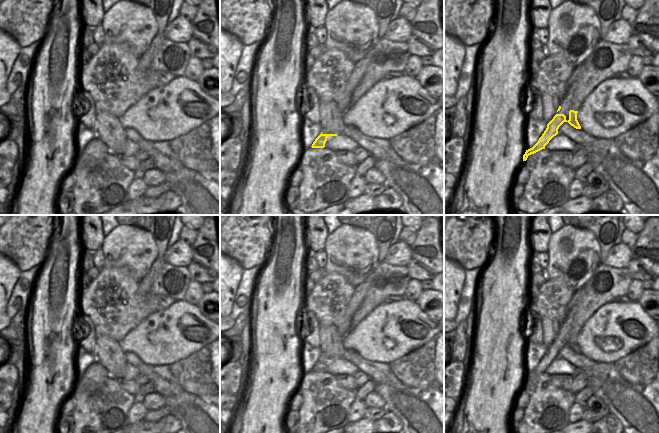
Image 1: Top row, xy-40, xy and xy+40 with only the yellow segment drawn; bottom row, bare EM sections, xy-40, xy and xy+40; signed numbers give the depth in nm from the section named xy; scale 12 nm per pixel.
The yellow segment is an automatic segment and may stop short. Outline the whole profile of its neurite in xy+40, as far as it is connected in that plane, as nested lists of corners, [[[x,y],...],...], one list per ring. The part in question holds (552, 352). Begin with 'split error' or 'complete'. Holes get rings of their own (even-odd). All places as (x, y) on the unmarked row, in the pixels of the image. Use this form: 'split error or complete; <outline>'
complete; [[[570,334],[568,345],[566,344],[566,340],[564,338],[556,338],[547,348],[547,352],[539,362],[538,366],[532,372],[526,374],[523,379],[523,385],[526,385],[529,379],[545,373],[545,370],[549,367],[549,365],[558,358],[558,353],[564,346],[568,346],[576,353],[581,353],[581,350],[577,344],[577,337],[578,335]]]

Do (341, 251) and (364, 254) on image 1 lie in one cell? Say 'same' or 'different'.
same

